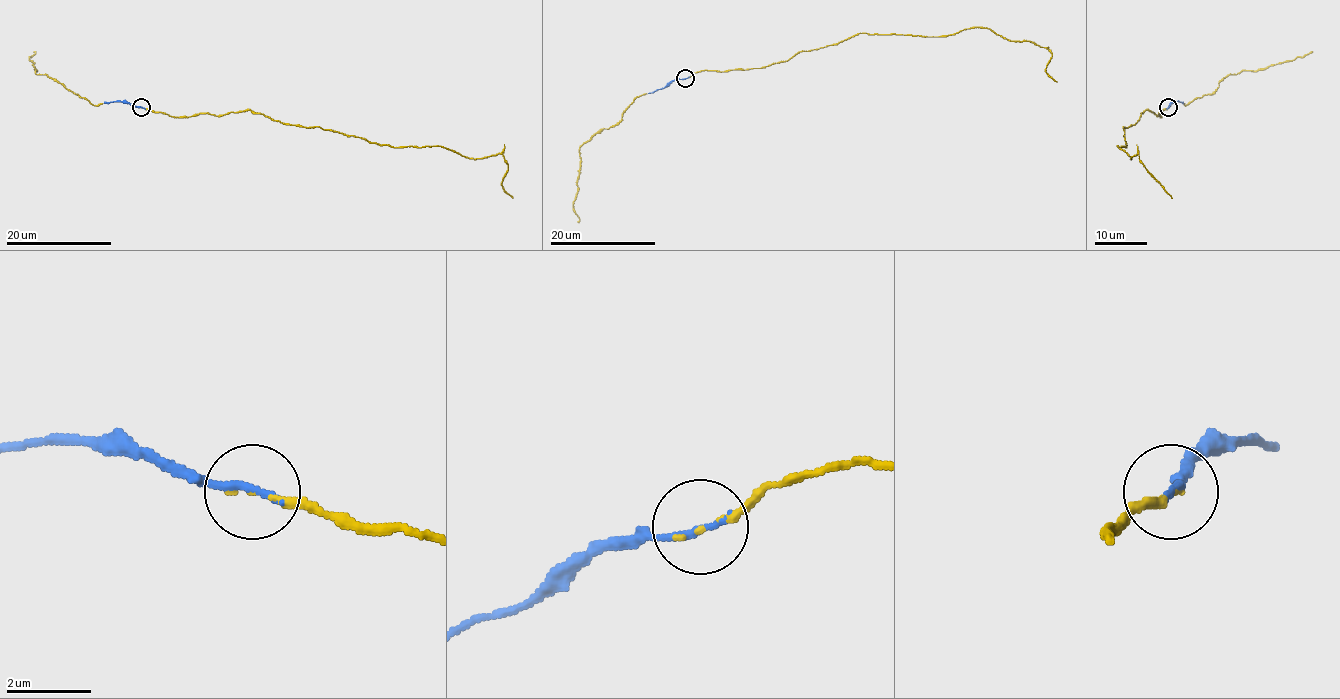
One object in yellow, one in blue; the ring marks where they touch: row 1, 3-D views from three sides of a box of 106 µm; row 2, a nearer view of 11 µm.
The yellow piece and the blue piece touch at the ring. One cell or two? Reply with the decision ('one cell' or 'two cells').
one cell

